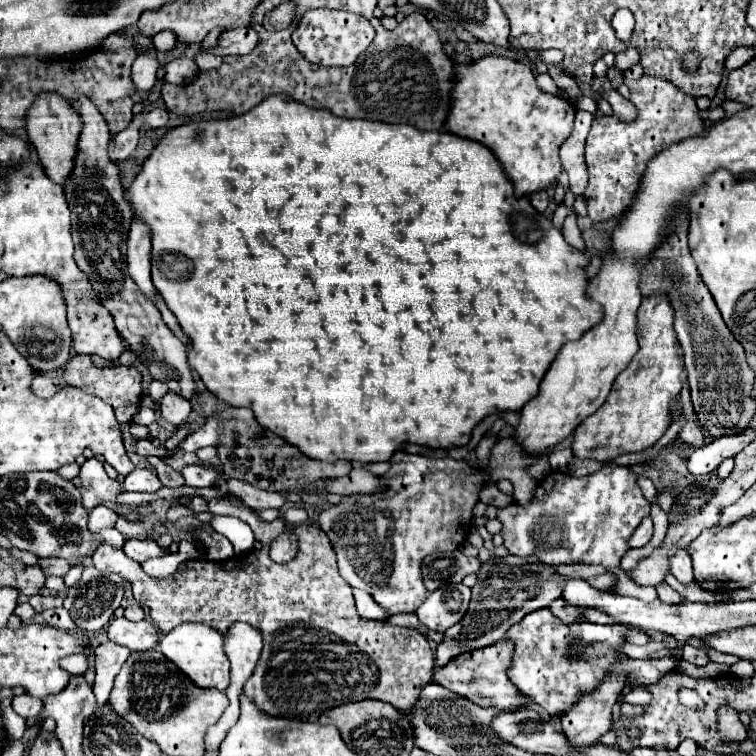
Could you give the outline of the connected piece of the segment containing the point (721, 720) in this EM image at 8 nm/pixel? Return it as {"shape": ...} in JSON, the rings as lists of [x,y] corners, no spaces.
{"shape":[[[722,707],[718,711],[718,735],[728,743],[742,743],[746,739],[746,727],[738,719],[738,711],[728,711],[728,707]]]}

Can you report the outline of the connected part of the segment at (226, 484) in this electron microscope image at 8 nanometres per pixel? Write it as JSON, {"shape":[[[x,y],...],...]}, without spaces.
{"shape":[[[224,475],[218,479],[216,485],[220,489],[228,491],[230,495],[240,497],[252,509],[280,509],[288,499],[282,493],[262,491],[262,489],[256,489],[254,485],[248,485],[246,481],[236,481],[236,479],[230,479],[230,477],[226,479]]]}

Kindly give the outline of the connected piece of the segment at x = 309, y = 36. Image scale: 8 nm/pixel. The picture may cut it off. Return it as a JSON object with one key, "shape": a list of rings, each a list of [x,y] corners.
{"shape":[[[312,9],[300,19],[298,27],[292,33],[292,41],[310,63],[342,67],[352,65],[356,57],[372,43],[372,25],[366,17],[358,17],[356,13],[342,9]]]}

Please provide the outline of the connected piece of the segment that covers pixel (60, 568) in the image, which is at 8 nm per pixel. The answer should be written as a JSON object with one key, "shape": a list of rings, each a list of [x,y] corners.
{"shape":[[[58,557],[40,559],[38,565],[40,565],[40,569],[44,569],[44,575],[46,575],[46,577],[50,577],[50,575],[64,577],[64,575],[70,571],[70,563],[68,563],[66,559],[58,559]]]}

